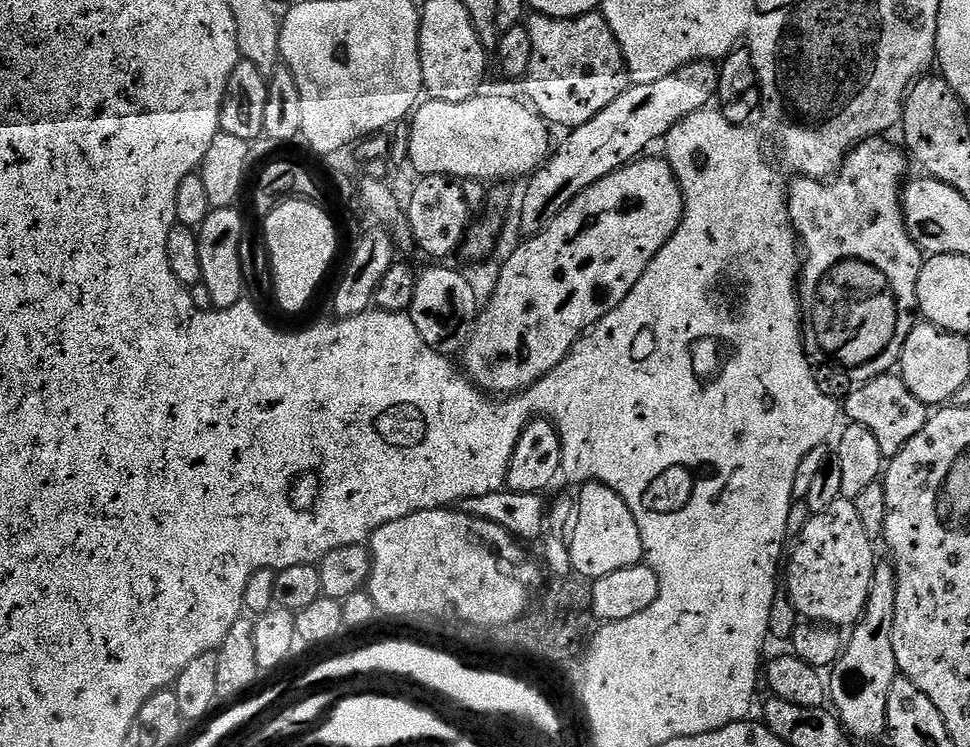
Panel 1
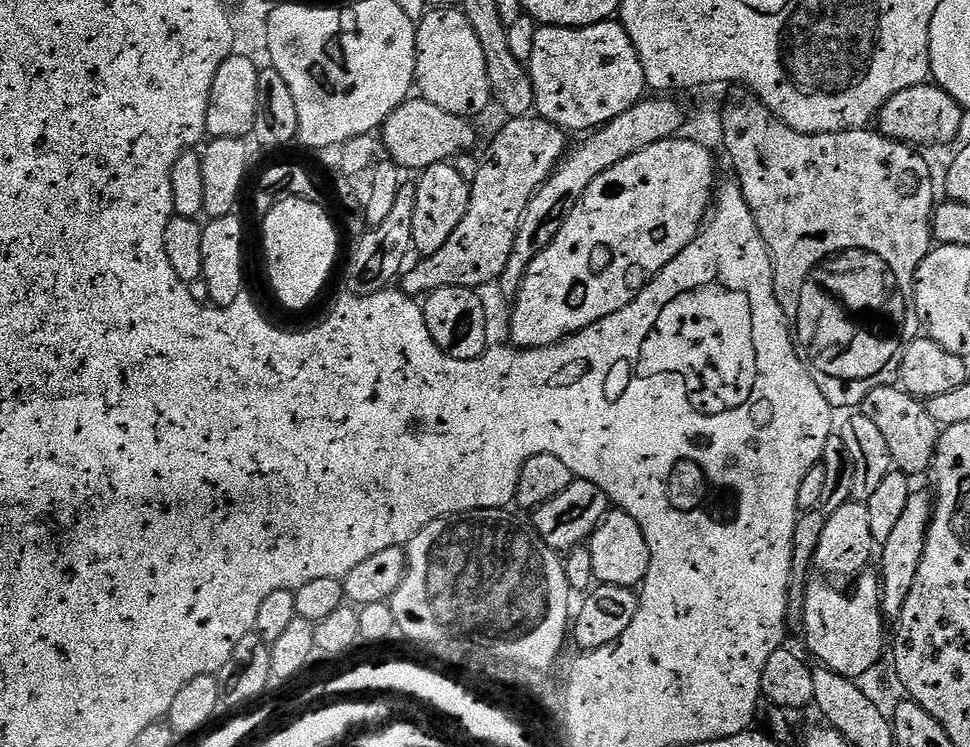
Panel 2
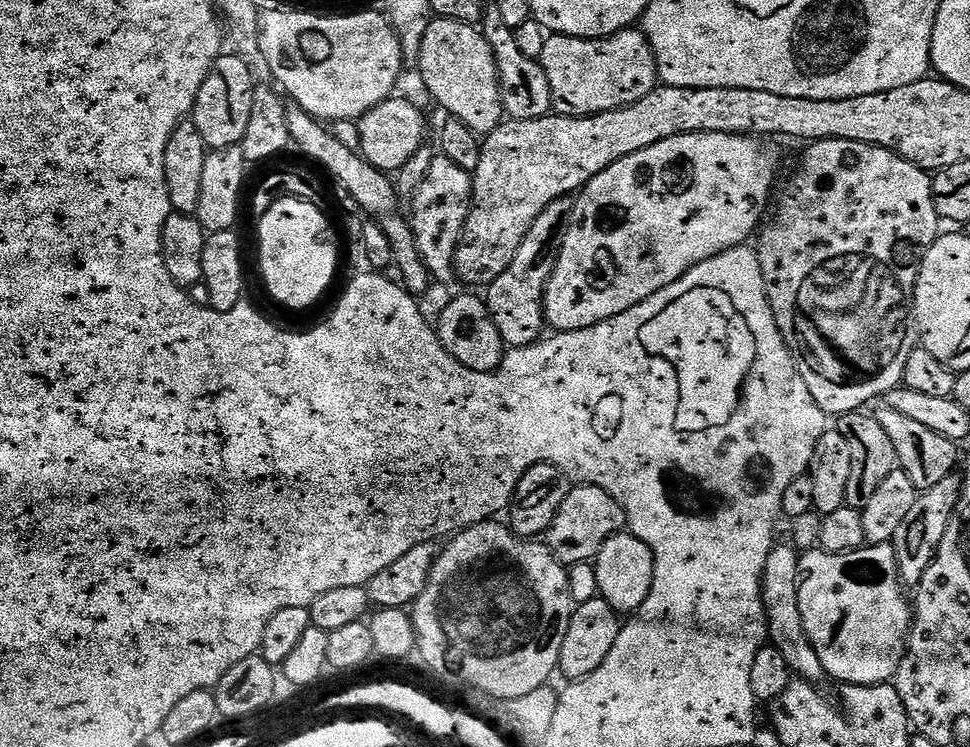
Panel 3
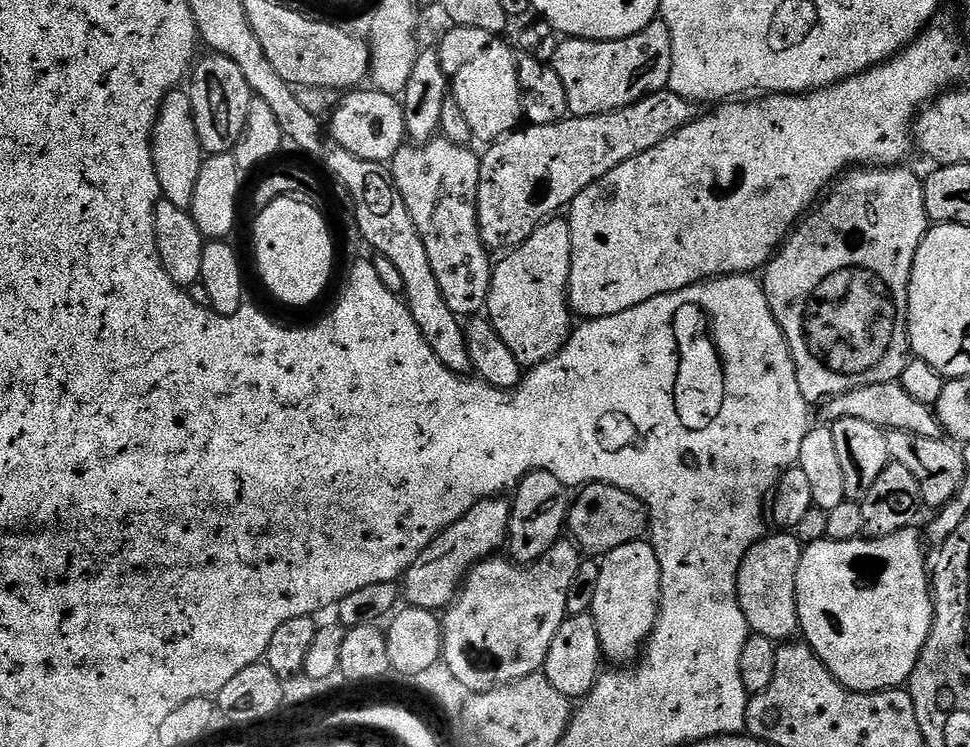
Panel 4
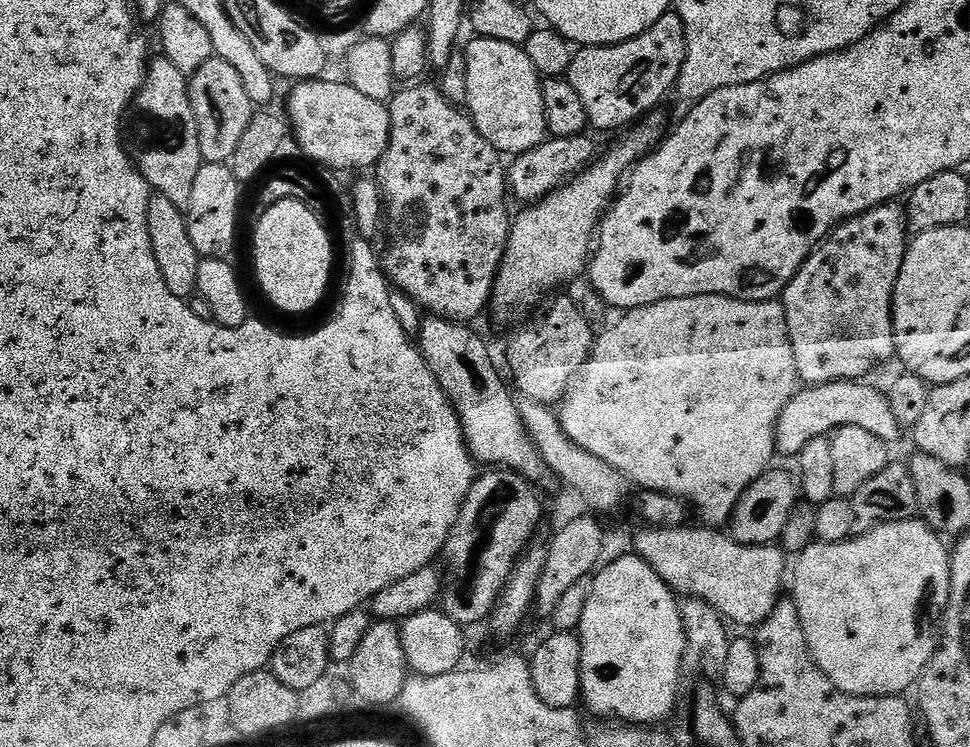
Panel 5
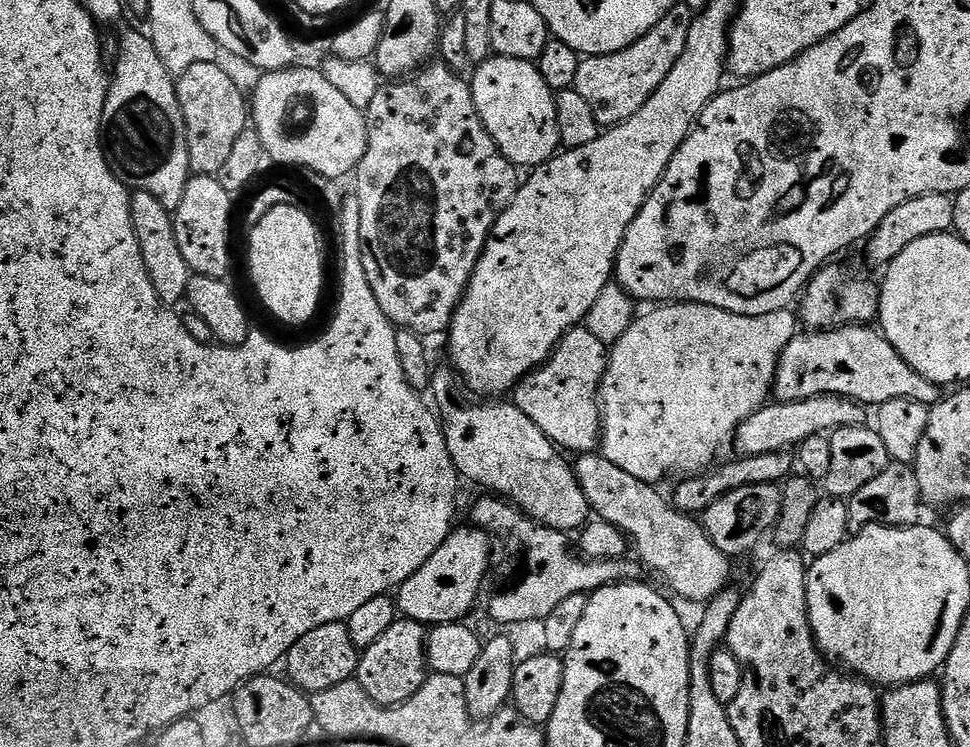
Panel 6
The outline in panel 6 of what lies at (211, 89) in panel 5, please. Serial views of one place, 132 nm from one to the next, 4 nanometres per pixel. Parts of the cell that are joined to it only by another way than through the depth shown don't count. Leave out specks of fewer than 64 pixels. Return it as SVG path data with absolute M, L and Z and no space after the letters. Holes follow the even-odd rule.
M215 64L190 66L176 80L178 102L186 122L186 138L190 146L190 166L193 173L216 176L234 151L234 142L250 124L250 104L233 80Z

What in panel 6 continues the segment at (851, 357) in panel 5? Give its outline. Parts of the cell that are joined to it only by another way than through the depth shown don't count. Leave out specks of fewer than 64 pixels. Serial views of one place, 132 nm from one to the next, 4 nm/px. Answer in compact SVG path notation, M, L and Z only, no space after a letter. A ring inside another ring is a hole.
M832 262L820 269L811 280L808 281L802 299L798 304L798 316L801 321L808 323L807 327L812 330L827 330L830 328L844 328L847 324L868 324L875 321L880 314L880 285L874 279L867 280L856 272Z

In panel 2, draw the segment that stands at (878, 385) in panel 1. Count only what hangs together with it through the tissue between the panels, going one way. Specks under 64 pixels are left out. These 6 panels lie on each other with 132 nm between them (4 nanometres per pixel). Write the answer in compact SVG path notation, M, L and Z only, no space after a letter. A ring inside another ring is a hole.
M891 383L878 386L878 390L870 390L870 394L866 394L861 402L859 411L866 418L870 418L870 422L874 422L878 430L882 430L882 438L886 438L892 463L899 471L916 478L931 469L942 428L934 422L934 418L930 418L925 401L916 399L903 388Z

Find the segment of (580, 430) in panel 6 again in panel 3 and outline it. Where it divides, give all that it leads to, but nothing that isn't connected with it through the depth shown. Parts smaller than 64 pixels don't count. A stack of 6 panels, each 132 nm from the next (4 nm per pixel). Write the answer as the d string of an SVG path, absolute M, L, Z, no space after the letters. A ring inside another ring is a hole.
M564 196L560 200L550 202L550 206L546 206L542 214L538 214L534 226L530 226L530 234L522 238L522 246L518 246L518 254L514 254L514 262L506 266L503 274L498 274L493 284L487 285L486 303L498 326L498 334L502 334L508 348L535 344L545 335L544 291L550 282L550 274L554 274L556 259L566 230L570 226L573 203L572 196Z

